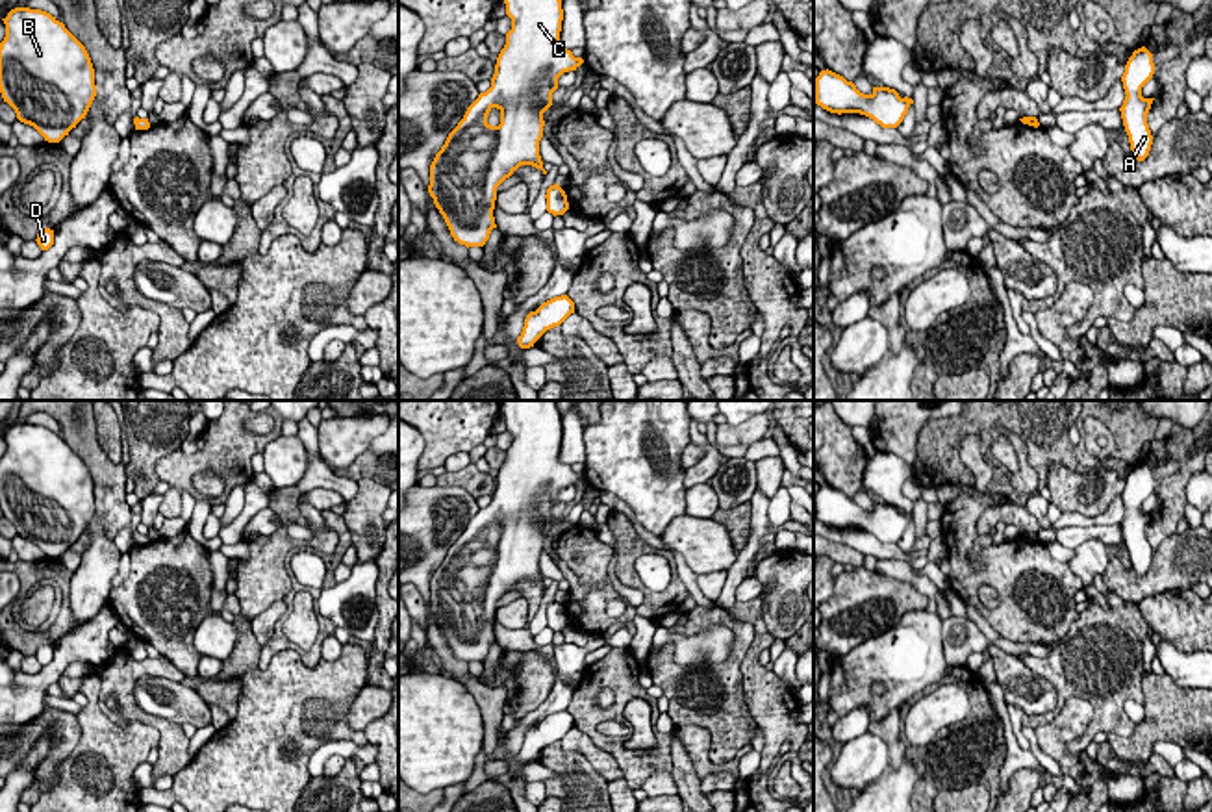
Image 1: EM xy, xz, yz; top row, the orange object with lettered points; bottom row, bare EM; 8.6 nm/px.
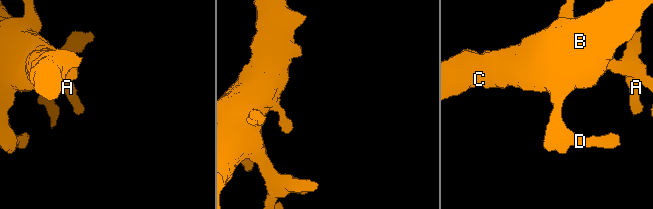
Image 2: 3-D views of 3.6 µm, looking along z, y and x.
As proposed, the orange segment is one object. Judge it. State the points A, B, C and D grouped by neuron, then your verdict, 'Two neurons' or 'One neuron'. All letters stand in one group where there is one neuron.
Groups: A B C D. One neuron

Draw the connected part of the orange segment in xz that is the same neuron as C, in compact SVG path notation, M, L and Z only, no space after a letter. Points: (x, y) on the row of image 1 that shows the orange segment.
M504 0L504 4L511 30L497 57L491 87L467 108L430 165L428 193L454 241L467 248L484 247L491 230L497 228L493 217L497 187L506 178L521 165L532 165L547 174L539 156L543 113L552 106L558 78L584 63L582 57L560 46L562 0Z

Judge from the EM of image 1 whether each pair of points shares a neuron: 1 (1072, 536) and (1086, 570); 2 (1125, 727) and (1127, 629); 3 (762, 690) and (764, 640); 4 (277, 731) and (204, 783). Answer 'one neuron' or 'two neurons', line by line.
1: two neurons
2: one neuron
3: one neuron
4: one neuron

